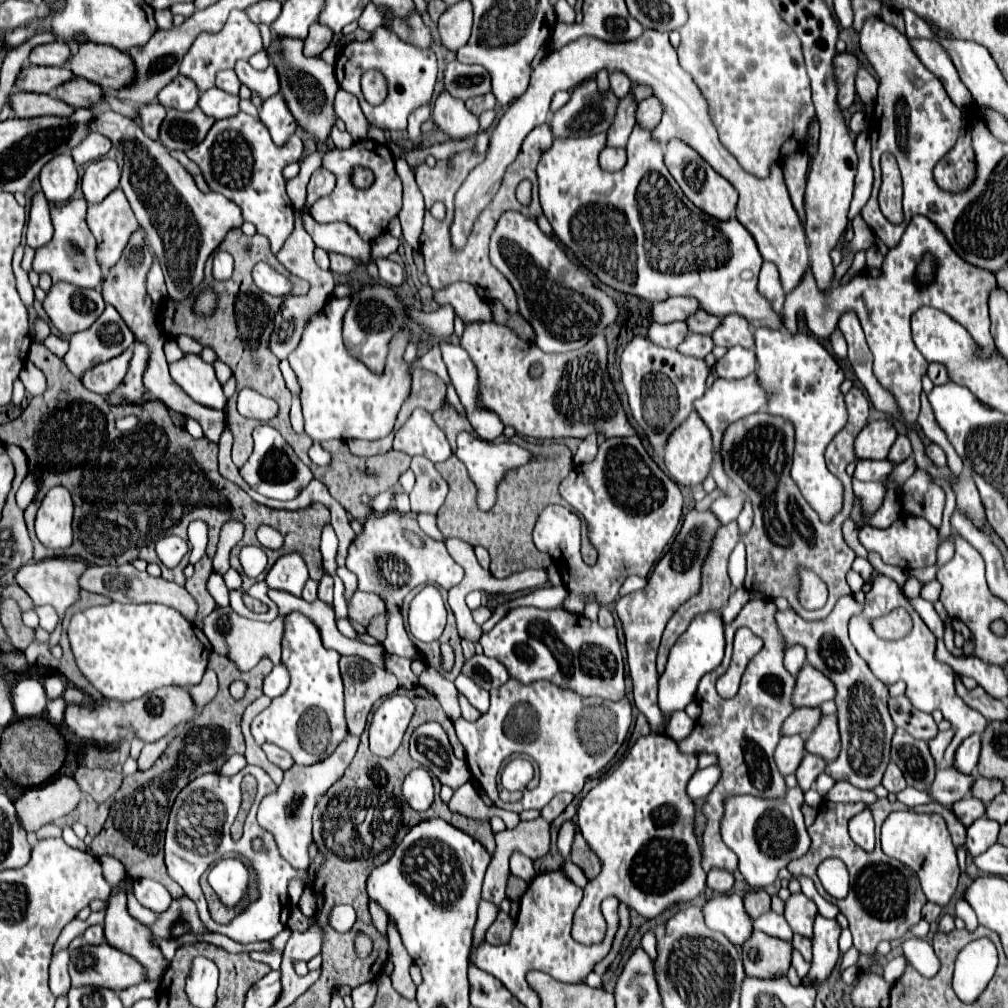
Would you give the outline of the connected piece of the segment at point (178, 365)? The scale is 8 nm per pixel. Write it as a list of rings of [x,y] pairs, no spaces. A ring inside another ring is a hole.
[[[187,354],[183,360],[169,364],[171,378],[185,390],[185,394],[207,408],[223,410],[227,398],[215,376],[211,364],[203,362],[197,354]]]

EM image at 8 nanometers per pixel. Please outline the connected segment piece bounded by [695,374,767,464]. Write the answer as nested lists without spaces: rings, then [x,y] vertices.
[[[749,374],[741,380],[717,378],[713,382],[713,386],[707,388],[705,394],[699,400],[695,400],[697,414],[701,416],[701,420],[707,424],[707,428],[713,434],[713,446],[717,450],[717,464],[721,464],[721,454],[719,454],[721,440],[723,440],[723,434],[729,428],[729,424],[733,424],[735,420],[739,420],[743,416],[749,416],[749,414],[755,414],[761,408],[765,408],[765,398],[767,398],[767,394],[763,392],[763,388],[759,388],[759,382],[755,380],[755,374]]]

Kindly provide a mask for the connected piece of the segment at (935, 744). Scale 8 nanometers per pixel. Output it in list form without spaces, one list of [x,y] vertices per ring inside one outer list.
[[[947,730],[947,732],[939,732],[933,740],[927,742],[927,744],[929,744],[929,752],[931,752],[935,764],[941,764],[941,760],[943,760],[943,752],[945,752],[947,744],[951,742],[951,736],[953,736],[953,732]]]

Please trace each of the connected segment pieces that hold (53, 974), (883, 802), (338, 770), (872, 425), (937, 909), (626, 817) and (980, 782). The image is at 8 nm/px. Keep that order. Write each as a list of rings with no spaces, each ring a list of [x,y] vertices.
[[[61,950],[59,954],[53,956],[51,968],[49,968],[49,986],[51,992],[59,996],[67,996],[71,984],[69,984],[69,974],[67,974],[67,964],[69,964],[69,950]]]
[[[877,798],[877,800],[869,806],[869,810],[873,812],[875,828],[877,828],[877,832],[879,832],[879,828],[881,828],[881,824],[883,824],[883,820],[885,820],[893,810],[905,810],[905,806],[903,806],[903,804],[899,804],[899,802],[889,802],[887,798]]]
[[[349,732],[347,738],[339,744],[339,748],[331,756],[321,760],[319,764],[311,764],[311,766],[297,766],[295,764],[295,766],[291,766],[285,772],[283,782],[277,786],[277,790],[261,800],[259,812],[257,812],[257,822],[259,822],[259,826],[263,830],[273,834],[275,844],[279,848],[279,854],[293,868],[301,868],[301,870],[309,868],[307,846],[313,840],[311,838],[311,814],[313,814],[313,808],[315,808],[319,796],[325,794],[339,780],[339,776],[343,776],[345,768],[351,764],[353,756],[357,752],[357,746],[359,746],[359,738]]]
[[[891,420],[869,422],[855,438],[857,460],[885,460],[887,450],[897,438],[897,430]]]
[[[927,902],[922,908],[922,918],[929,923],[935,922],[942,912],[942,908],[937,904]]]
[[[667,734],[641,736],[625,760],[615,768],[613,774],[603,778],[595,788],[587,792],[577,810],[577,828],[583,834],[589,848],[601,860],[601,872],[587,882],[583,888],[583,900],[575,912],[573,936],[583,944],[595,944],[603,940],[606,922],[601,914],[601,900],[613,896],[639,912],[643,918],[655,918],[665,908],[677,902],[689,902],[705,890],[707,874],[701,868],[701,844],[693,832],[695,804],[685,794],[685,786],[697,770],[697,756],[679,752],[675,740]]]
[[[975,778],[975,782],[973,782],[973,786],[971,786],[971,796],[975,796],[975,798],[979,798],[981,802],[989,802],[989,800],[993,800],[999,792],[1003,792],[1005,788],[1003,788],[1003,784],[999,784],[999,780],[989,780],[989,778]]]

